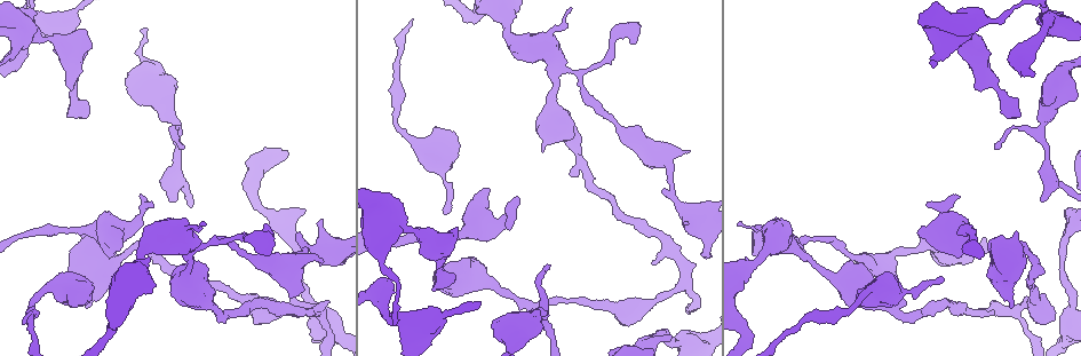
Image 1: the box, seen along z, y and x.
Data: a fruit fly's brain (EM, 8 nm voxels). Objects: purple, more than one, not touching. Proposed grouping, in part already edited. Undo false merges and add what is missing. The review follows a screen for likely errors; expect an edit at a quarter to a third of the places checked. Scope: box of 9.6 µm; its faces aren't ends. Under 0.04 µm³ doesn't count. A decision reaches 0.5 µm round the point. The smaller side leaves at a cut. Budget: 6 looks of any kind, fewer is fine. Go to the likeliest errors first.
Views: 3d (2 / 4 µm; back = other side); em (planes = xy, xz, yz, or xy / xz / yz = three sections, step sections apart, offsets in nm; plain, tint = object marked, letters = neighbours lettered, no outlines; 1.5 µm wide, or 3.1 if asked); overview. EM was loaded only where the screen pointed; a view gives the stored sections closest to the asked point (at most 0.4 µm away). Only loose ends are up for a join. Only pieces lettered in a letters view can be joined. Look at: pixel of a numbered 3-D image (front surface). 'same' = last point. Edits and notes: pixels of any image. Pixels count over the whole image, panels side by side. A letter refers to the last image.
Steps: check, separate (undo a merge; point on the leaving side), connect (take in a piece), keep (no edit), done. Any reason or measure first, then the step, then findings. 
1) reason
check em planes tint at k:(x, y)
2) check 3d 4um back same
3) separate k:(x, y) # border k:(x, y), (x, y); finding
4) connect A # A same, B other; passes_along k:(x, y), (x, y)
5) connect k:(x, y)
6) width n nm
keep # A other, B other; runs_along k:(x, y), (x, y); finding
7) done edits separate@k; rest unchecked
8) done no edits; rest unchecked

free end
check 3d 2um at 1:(321, 260)

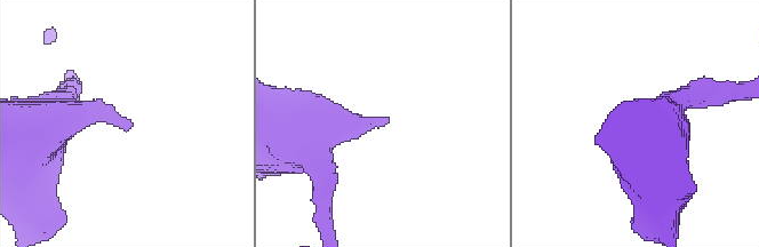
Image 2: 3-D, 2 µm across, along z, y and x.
check em planes letters at 2:(387, 117)

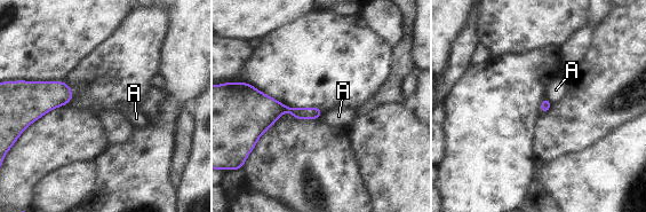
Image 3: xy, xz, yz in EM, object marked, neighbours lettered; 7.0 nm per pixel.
keep # A other; border 3:(322, 111), (313, 119); no lettered piece goes on from it

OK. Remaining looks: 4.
free end
check em yz step 4 tint at 1:(1070, 210)

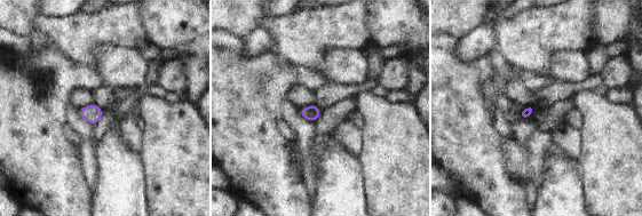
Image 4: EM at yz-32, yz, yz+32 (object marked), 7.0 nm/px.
cut it another way
check em planes letters same

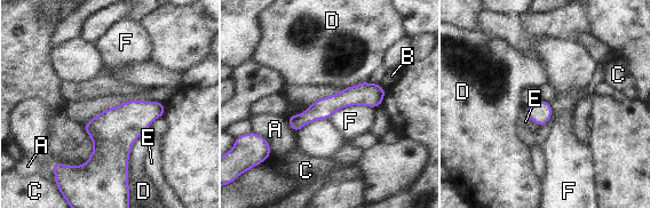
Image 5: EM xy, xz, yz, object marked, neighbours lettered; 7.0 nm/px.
longest_contact F 320 nm
keep # A other, B other, C other, D other, E other, F other; runs_along 5:(381, 92), (351, 95), (291, 120); no lettered piece goes on from it

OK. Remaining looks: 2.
stops while still wide
check 3d 4um at 1:(123, 231)

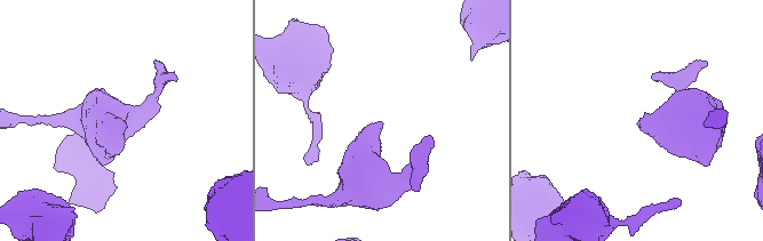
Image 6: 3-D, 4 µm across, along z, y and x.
check em planes letters at 6:(381, 121)

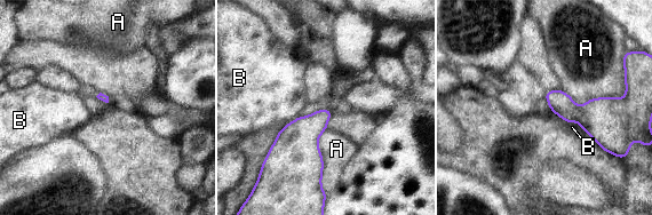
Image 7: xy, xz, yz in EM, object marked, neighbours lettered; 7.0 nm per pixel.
keep # A other, B other; border 7:(561, 88), (579, 106), (625, 96); no lettered piece goes on from it

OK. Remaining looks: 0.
done no edits; rest unchecked

